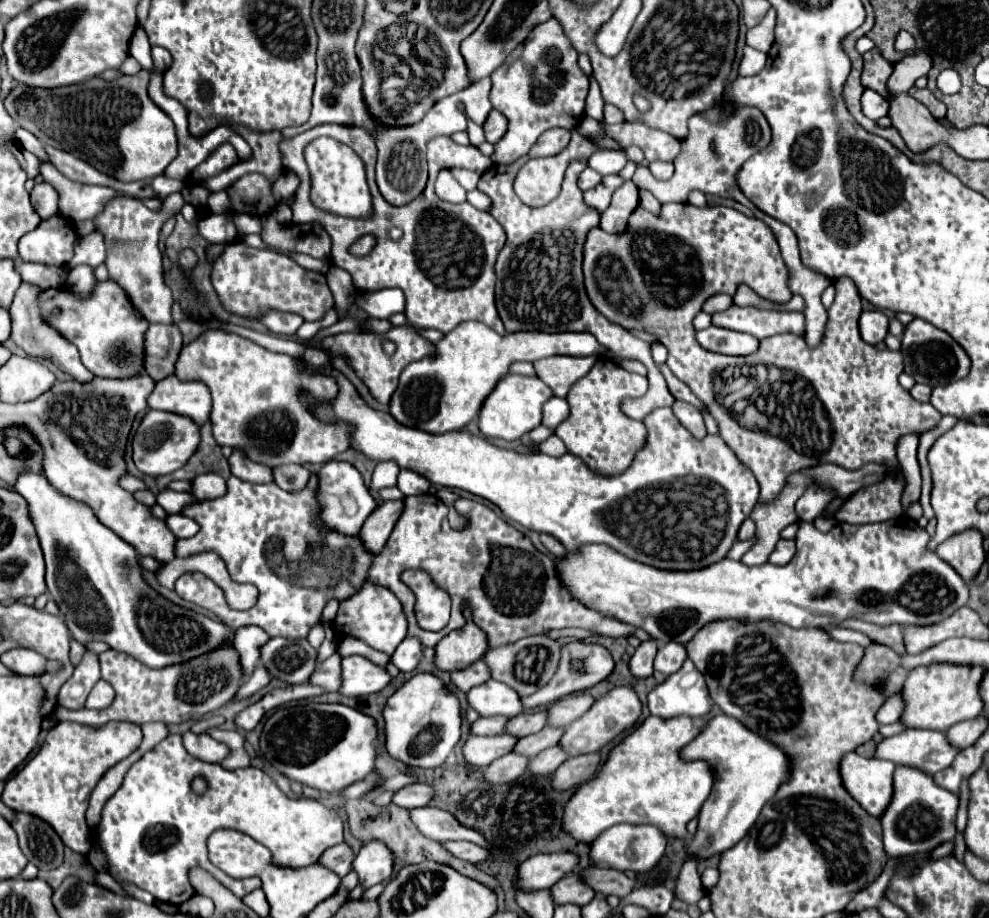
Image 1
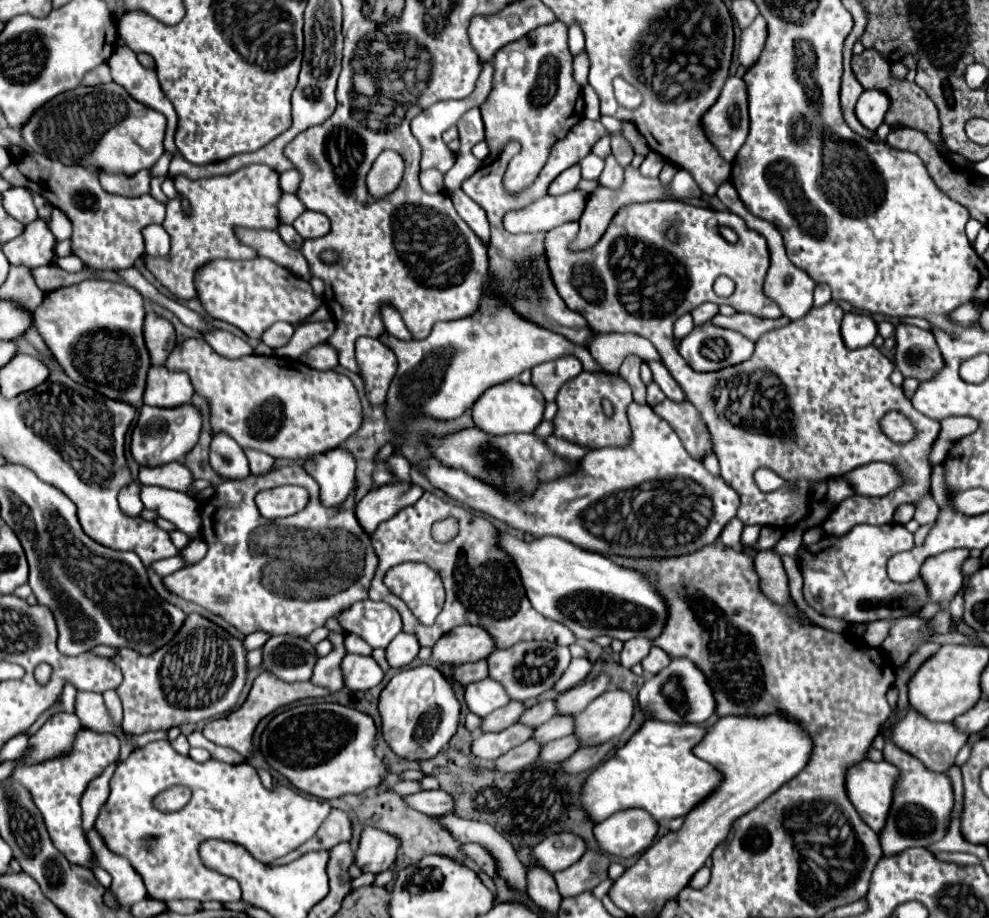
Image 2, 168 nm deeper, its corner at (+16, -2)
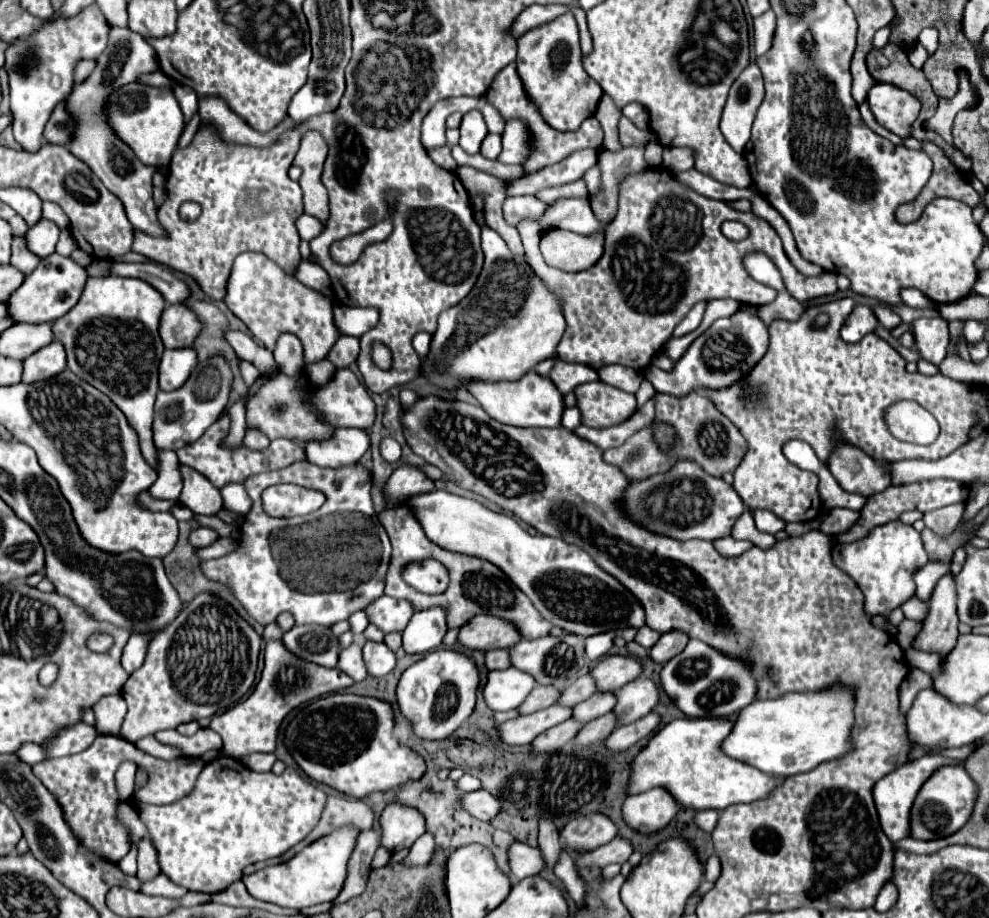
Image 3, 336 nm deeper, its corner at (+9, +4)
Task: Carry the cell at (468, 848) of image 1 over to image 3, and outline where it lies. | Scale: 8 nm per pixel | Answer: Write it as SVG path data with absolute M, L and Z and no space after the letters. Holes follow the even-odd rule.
M515 843L515 847L511 847L511 871L515 875L515 879L525 879L529 875L537 875L545 869L543 865L543 855L539 849L533 849L529 845L523 843Z

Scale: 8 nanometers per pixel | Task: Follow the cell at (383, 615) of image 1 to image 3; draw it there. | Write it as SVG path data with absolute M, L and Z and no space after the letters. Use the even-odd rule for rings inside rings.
M389 595L379 597L371 607L365 609L371 623L375 623L383 633L403 631L413 615L413 605L407 599L393 599Z

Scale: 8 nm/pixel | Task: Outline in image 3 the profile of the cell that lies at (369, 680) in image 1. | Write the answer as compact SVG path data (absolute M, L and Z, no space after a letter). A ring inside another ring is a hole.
M367 641L363 645L363 661L373 677L385 677L395 667L395 653L385 643Z

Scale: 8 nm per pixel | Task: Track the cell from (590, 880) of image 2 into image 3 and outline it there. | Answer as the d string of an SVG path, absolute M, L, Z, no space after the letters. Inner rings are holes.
M615 837L611 843L581 855L577 859L577 865L583 865L583 867L591 867L591 865L605 867L609 863L625 863L631 853L633 853L633 843L629 839Z

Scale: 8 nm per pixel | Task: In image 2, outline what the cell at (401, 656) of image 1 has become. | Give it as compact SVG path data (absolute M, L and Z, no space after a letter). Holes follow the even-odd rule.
M400 633L386 647L386 661L394 669L404 667L404 665L408 665L418 655L418 649L420 649L420 645L418 645L414 635Z

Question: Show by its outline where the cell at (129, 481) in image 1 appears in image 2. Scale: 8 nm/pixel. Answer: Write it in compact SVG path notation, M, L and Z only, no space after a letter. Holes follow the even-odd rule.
M128 483L122 487L120 495L118 495L118 501L120 501L120 507L124 513L130 513L130 515L140 515L140 511L144 509L142 501L140 501L140 485L138 483Z

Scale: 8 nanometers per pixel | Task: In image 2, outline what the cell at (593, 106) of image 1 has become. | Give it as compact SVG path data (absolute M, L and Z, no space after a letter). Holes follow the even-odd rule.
M580 53L576 59L573 59L573 74L578 85L588 83L588 57L586 57L586 53Z

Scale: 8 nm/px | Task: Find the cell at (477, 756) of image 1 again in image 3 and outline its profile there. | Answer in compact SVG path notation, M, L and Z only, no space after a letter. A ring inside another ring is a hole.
M555 703L543 711L537 711L531 715L521 715L517 719L511 719L511 721L499 725L499 733L507 745L529 745L531 739L535 739L537 735L545 733L547 729L555 727L557 723L567 721L571 717L571 713L573 713L571 707Z

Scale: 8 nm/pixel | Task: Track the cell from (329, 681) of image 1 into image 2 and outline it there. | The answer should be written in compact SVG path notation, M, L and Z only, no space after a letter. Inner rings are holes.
M330 631L328 640L332 642L334 648L326 657L318 657L312 673L312 683L318 687L326 687L332 693L340 691L344 687L342 673L340 673L340 661L346 655L344 653L344 635Z

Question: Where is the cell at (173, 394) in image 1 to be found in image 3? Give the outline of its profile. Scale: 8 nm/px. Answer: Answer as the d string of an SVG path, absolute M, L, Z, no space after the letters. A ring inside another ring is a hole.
M191 347L167 349L159 363L159 387L171 391L181 387L197 365L197 353Z

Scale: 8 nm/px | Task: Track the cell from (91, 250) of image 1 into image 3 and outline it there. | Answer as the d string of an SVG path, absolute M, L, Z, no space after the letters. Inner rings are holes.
M61 231L59 243L57 243L57 253L60 255L71 255L75 251L75 239L71 239L69 231Z

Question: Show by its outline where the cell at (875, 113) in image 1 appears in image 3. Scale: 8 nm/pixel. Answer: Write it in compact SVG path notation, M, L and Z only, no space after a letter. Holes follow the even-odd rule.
M877 83L871 87L867 101L879 125L893 131L901 139L911 137L911 125L921 111L921 103L915 95L891 83Z

